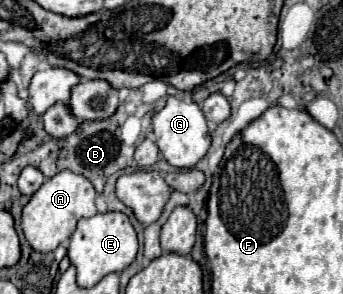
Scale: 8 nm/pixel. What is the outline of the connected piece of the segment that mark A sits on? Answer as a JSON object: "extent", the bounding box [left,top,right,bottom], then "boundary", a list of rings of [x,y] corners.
{"extent":[20,172,96,252],"boundary":[[[58,172],[56,176],[48,178],[36,194],[28,200],[28,204],[22,208],[20,216],[20,228],[26,238],[26,242],[36,252],[54,252],[64,240],[68,240],[76,228],[76,222],[86,216],[96,214],[96,190],[94,186],[80,174],[74,172]]]}

